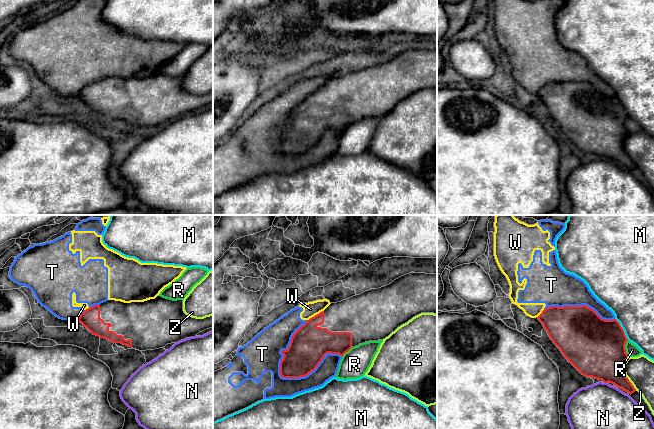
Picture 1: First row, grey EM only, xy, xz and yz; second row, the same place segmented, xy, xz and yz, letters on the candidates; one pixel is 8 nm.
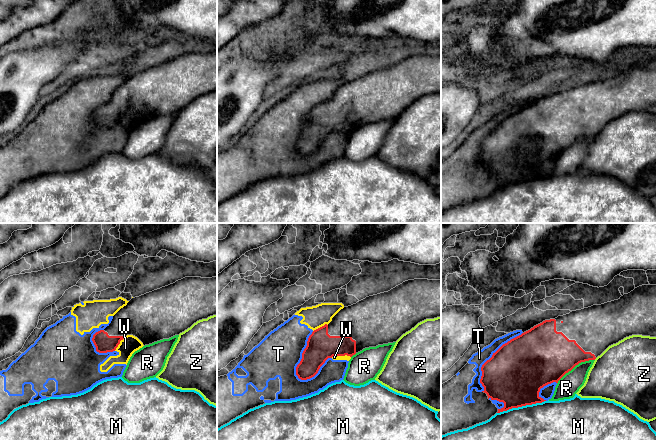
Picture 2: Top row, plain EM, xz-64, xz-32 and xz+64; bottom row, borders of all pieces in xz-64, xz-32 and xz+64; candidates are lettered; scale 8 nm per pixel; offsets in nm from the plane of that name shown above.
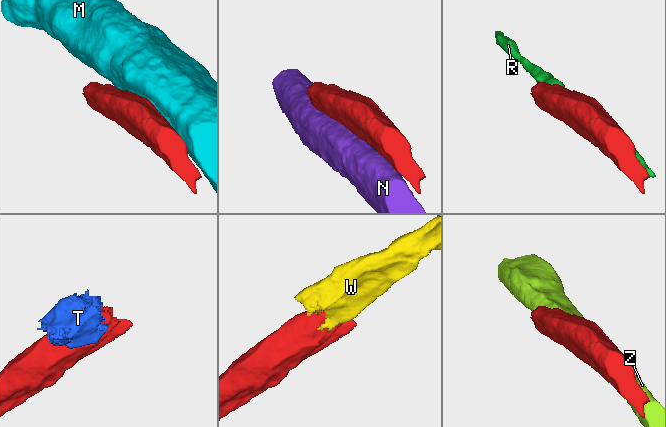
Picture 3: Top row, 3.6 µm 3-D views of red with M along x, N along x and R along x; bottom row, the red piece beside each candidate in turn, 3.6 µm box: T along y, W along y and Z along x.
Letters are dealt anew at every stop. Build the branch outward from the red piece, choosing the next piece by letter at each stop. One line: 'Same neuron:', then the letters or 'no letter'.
Same neuron: no letter

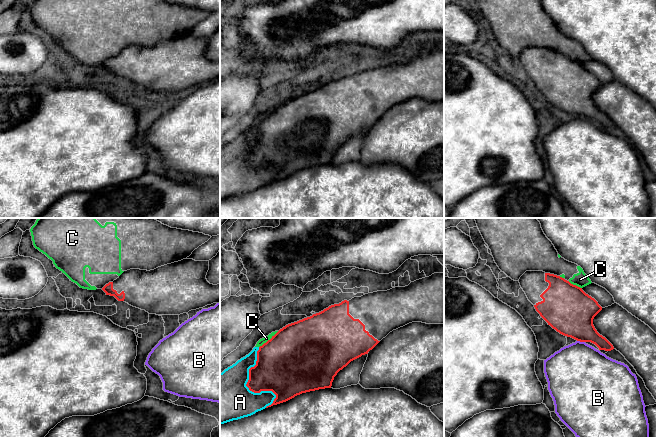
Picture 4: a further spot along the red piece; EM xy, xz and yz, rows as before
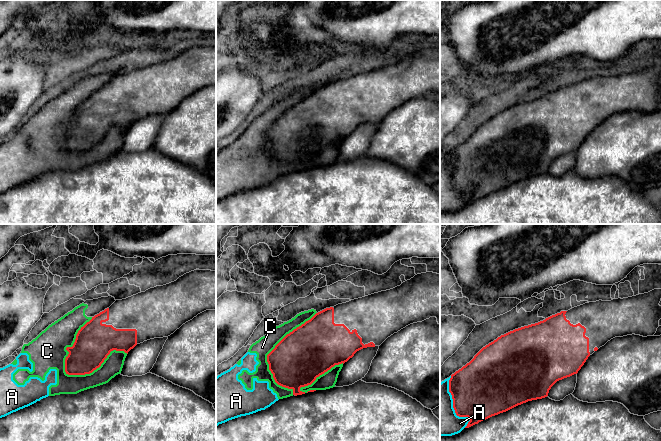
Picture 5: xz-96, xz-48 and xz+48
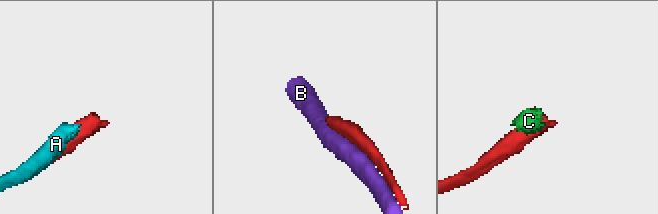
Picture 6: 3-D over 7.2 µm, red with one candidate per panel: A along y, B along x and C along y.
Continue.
Same neuron: no letter

